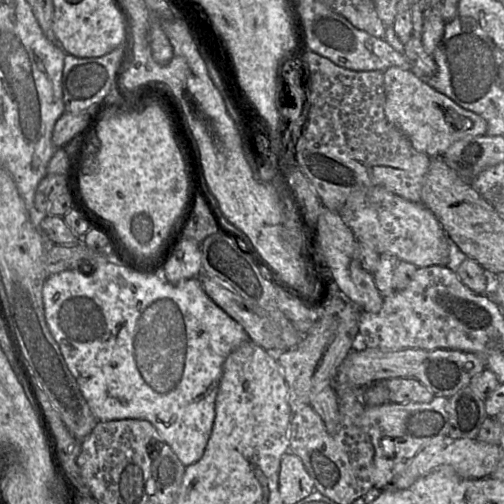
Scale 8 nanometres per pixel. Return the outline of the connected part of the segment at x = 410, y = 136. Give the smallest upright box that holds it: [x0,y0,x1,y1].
[384,67,487,157]

